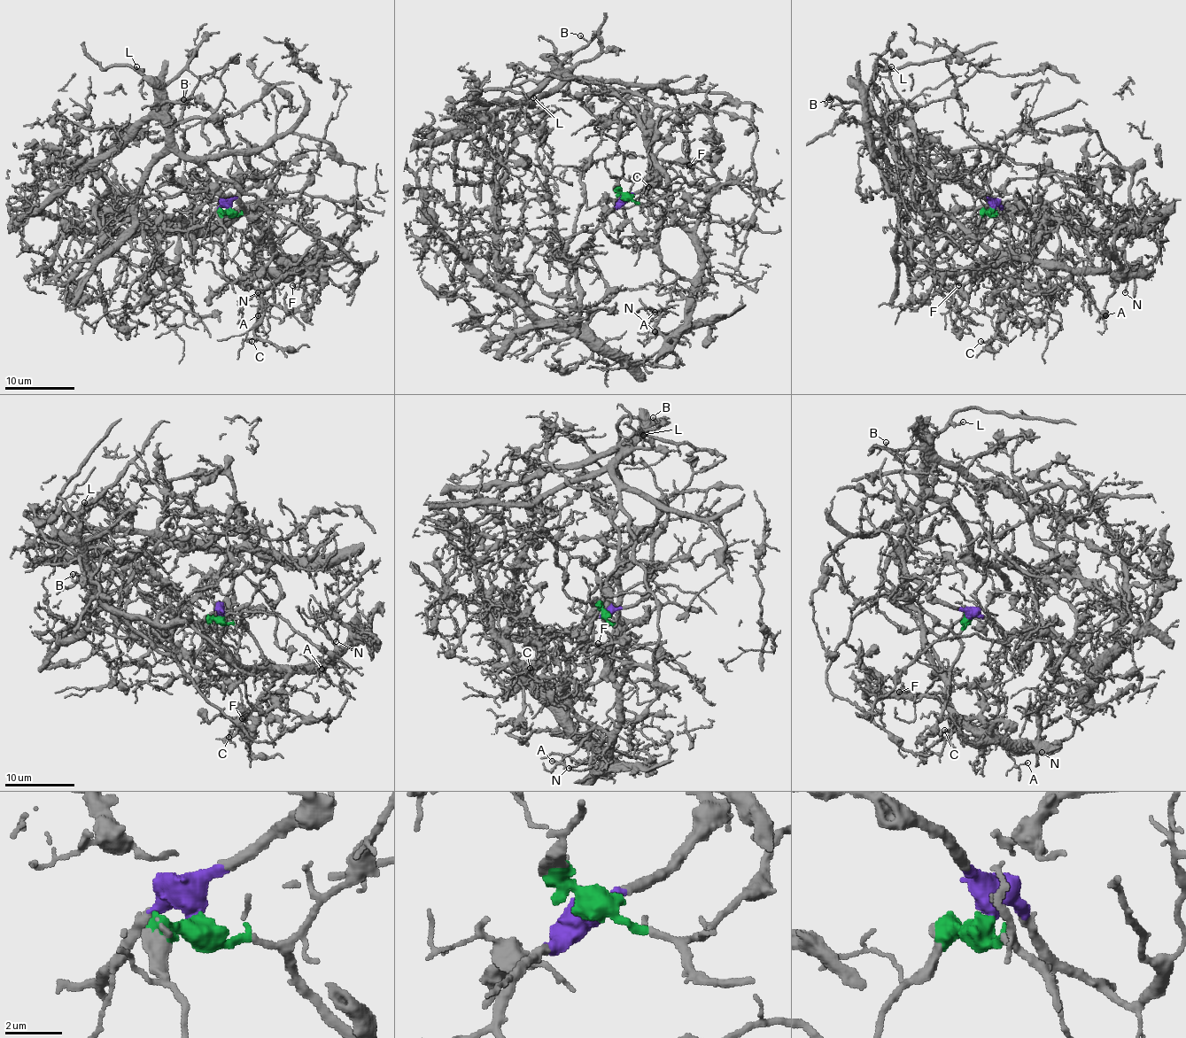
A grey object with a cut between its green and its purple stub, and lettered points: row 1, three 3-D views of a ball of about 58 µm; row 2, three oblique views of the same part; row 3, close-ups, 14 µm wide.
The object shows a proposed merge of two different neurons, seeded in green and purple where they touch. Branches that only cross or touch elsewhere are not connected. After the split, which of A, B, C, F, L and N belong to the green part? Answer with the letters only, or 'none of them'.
A, C, F, N

